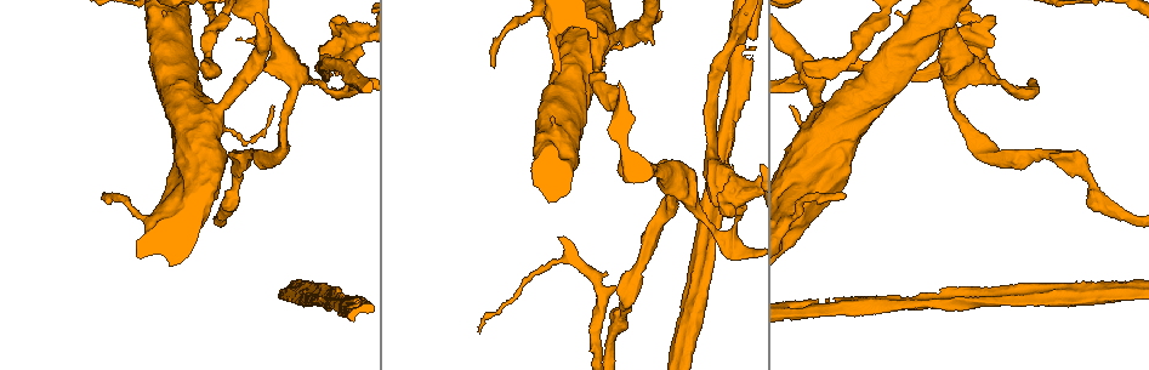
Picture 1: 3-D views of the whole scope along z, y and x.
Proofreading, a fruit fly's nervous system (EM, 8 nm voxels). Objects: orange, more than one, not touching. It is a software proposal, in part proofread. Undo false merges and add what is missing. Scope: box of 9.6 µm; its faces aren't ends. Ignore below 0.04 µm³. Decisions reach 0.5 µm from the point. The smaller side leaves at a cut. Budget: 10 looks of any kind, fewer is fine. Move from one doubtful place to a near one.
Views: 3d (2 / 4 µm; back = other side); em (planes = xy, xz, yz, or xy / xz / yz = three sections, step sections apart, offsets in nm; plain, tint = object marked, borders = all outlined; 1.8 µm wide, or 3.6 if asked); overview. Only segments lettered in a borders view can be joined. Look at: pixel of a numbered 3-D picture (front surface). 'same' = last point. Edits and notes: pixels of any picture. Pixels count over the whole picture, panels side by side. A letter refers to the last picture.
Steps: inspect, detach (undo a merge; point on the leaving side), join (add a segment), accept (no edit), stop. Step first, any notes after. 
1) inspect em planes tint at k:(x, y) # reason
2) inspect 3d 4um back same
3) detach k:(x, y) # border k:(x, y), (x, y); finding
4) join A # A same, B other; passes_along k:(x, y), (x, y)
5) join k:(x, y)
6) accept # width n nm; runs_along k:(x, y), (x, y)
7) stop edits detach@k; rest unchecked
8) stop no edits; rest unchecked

inspect em planes borders at 1:(804, 61) # branch stops here

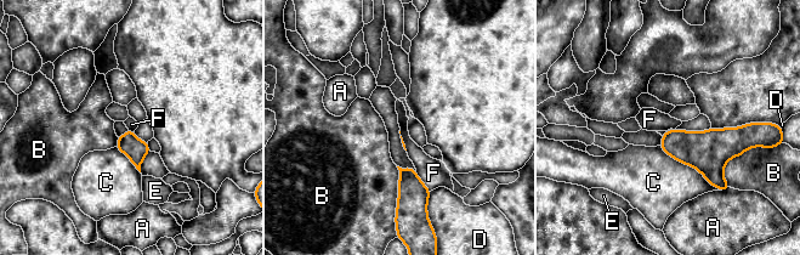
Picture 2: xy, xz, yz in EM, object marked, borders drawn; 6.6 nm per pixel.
accept # A other, B other, C other, D other, E other, F other; no lettered segment goes on from it

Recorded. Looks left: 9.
inspect 3d 4um at 1:(989, 66) # closes a loop

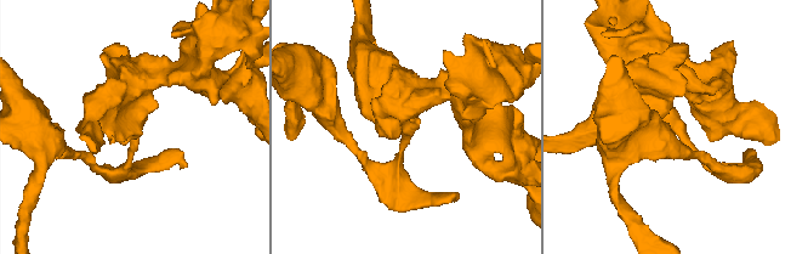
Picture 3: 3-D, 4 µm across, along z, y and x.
inspect em planes plain at 3:(136, 127) # arms 3

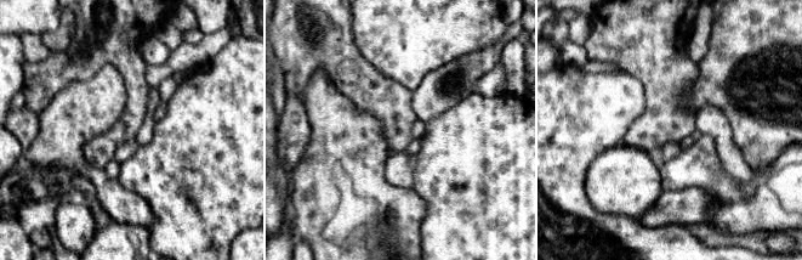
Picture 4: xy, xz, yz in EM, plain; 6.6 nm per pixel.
inspect em planes borders same # see the neighbours

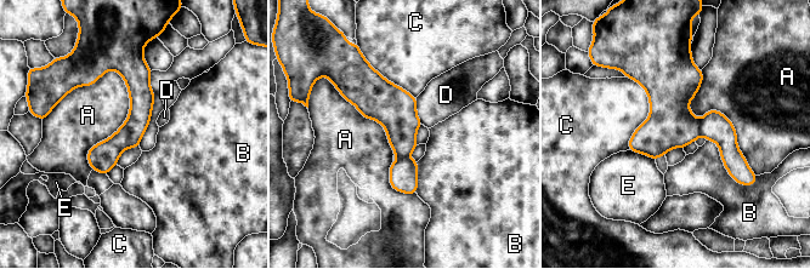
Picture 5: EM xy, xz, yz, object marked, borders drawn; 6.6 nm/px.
detach 5:(670, 124) # A other, B other, C other, D other, E other; border 5:(698, 121), (701, 133); two neurons meet here

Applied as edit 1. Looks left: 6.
inspect em xz step 4 tint at 1:(818, 305) # closes a loop

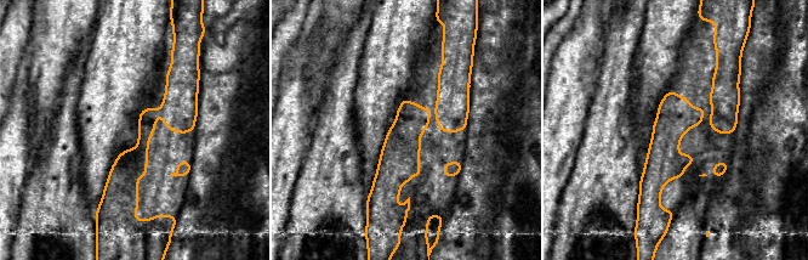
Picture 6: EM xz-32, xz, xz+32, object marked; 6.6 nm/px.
inspect em planes borders same

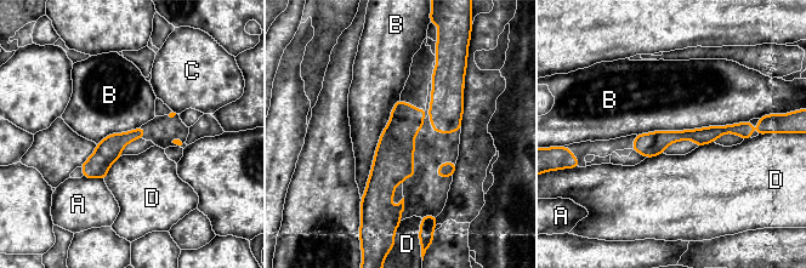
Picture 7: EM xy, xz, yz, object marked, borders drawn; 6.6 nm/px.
accept # A other, B other, C other, D other; border 7:(749, 120), (636, 135); all the same neuron

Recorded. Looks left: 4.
inspect 3d 4um at 1:(887, 302) # arms part here

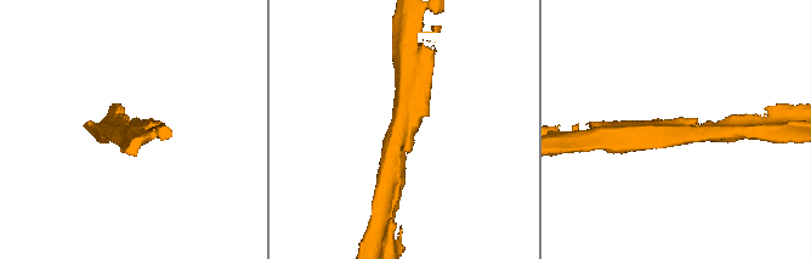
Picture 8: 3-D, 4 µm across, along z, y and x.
inspect em planes borders at 8:(672, 133) # now the EM

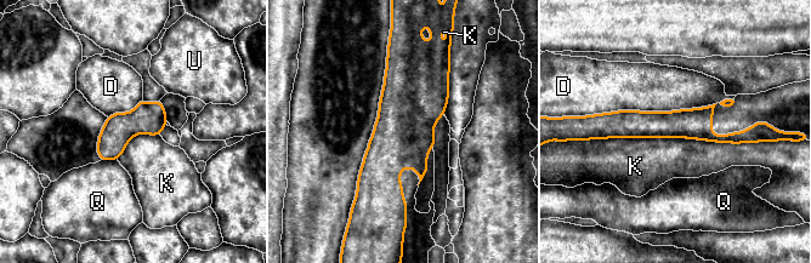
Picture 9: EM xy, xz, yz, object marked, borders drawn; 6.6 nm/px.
accept # D other, K other, Q other, U other; runs_along 9:(602, 125), (748, 137); continuous, no second neuron

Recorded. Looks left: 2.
stop edits detach@5; rest unchecked

